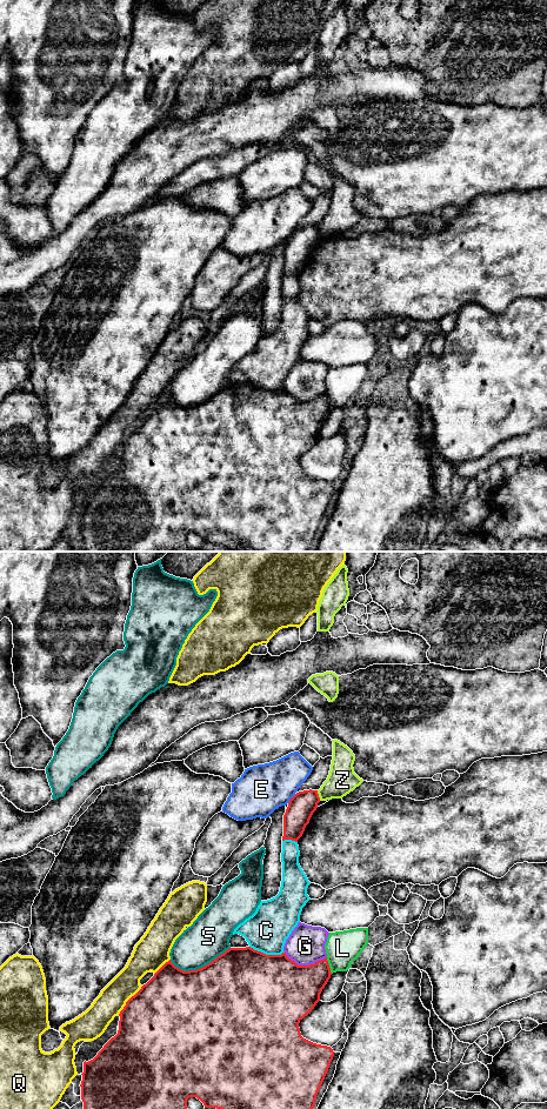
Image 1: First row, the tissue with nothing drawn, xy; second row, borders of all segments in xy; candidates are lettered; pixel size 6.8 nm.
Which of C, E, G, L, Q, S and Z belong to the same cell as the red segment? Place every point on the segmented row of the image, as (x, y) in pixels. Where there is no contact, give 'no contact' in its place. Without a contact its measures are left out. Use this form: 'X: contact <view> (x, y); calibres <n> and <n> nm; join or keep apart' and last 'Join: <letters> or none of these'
C: contact xy (267, 955); calibres 500 and 300 nm; keep apart
E: contact xy (291, 799); calibres 180 and 340 nm; keep apart
G: contact xy (305, 966); calibres 460 and 260 nm; keep apart
L: contact xy (328, 966); calibres 300 and 220 nm; keep apart
Q: contact xy (128, 1000); calibres 500 and 190 nm; keep apart
S: contact xy (200, 968); calibres 500 and 280 nm; keep apart
Z: contact xy (318, 795); calibres 180 and 200 nm; keep apart
Join: none of these

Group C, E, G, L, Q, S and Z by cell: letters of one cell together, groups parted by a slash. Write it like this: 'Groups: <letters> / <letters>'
Groups: C / E / G / L / Q / S / Z

